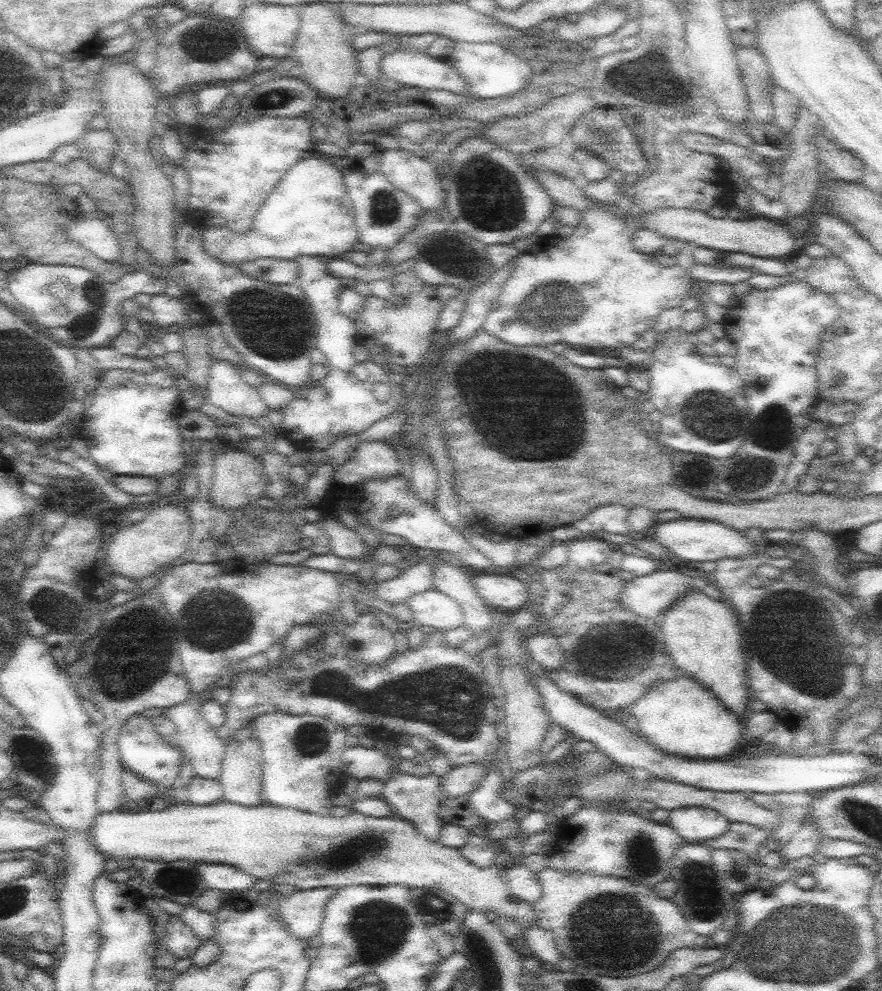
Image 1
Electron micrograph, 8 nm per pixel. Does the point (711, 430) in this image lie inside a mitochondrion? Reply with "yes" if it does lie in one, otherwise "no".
yes

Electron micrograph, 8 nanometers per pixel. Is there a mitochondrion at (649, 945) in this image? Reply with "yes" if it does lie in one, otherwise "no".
yes

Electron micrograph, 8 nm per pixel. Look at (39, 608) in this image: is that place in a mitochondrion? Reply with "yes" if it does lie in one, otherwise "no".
yes

